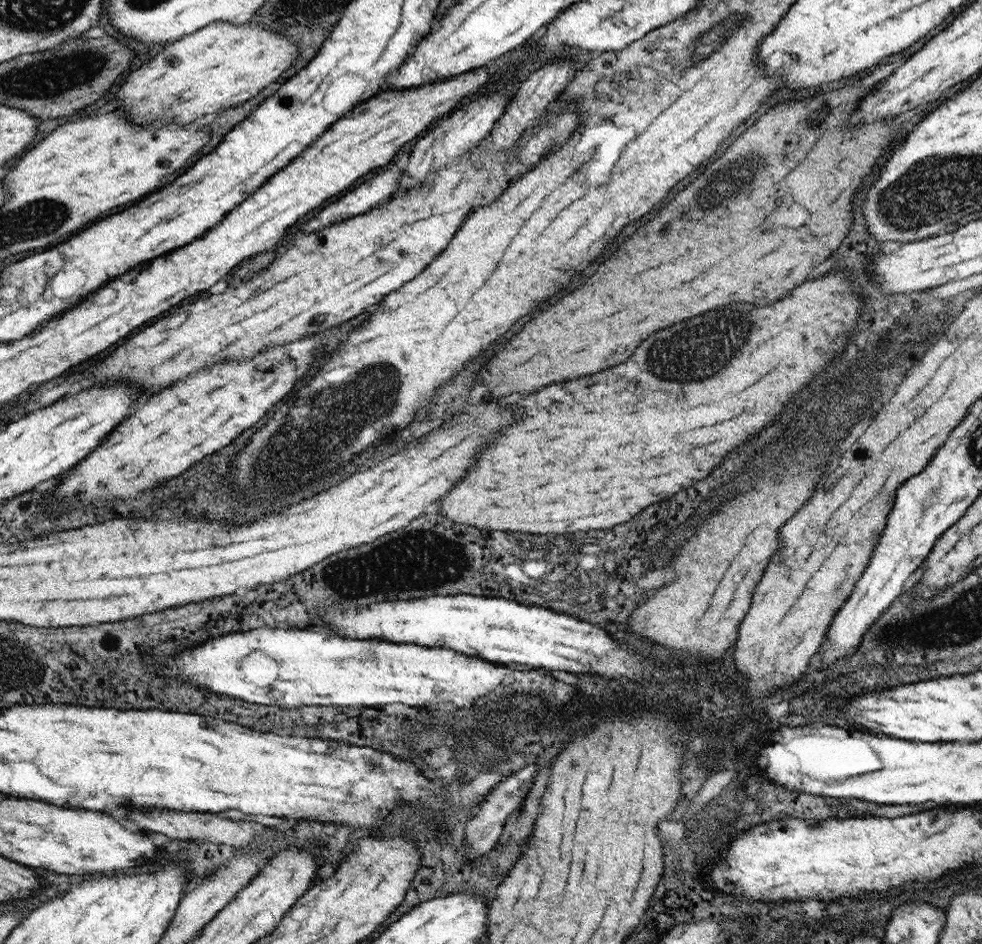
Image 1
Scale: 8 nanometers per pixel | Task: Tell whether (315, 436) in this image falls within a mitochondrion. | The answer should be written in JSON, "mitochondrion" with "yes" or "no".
{"mitochondrion":"yes"}

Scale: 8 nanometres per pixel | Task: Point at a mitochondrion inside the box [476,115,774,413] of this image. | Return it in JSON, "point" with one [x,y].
{"point":[710,355]}

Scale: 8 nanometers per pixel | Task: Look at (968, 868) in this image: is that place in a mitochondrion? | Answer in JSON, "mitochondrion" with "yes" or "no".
{"mitochondrion":"no"}

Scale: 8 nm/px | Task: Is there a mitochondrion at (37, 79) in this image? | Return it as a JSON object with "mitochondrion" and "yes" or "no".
{"mitochondrion":"yes"}

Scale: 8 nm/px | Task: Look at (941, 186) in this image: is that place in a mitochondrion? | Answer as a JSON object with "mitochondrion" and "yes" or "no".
{"mitochondrion":"yes"}

